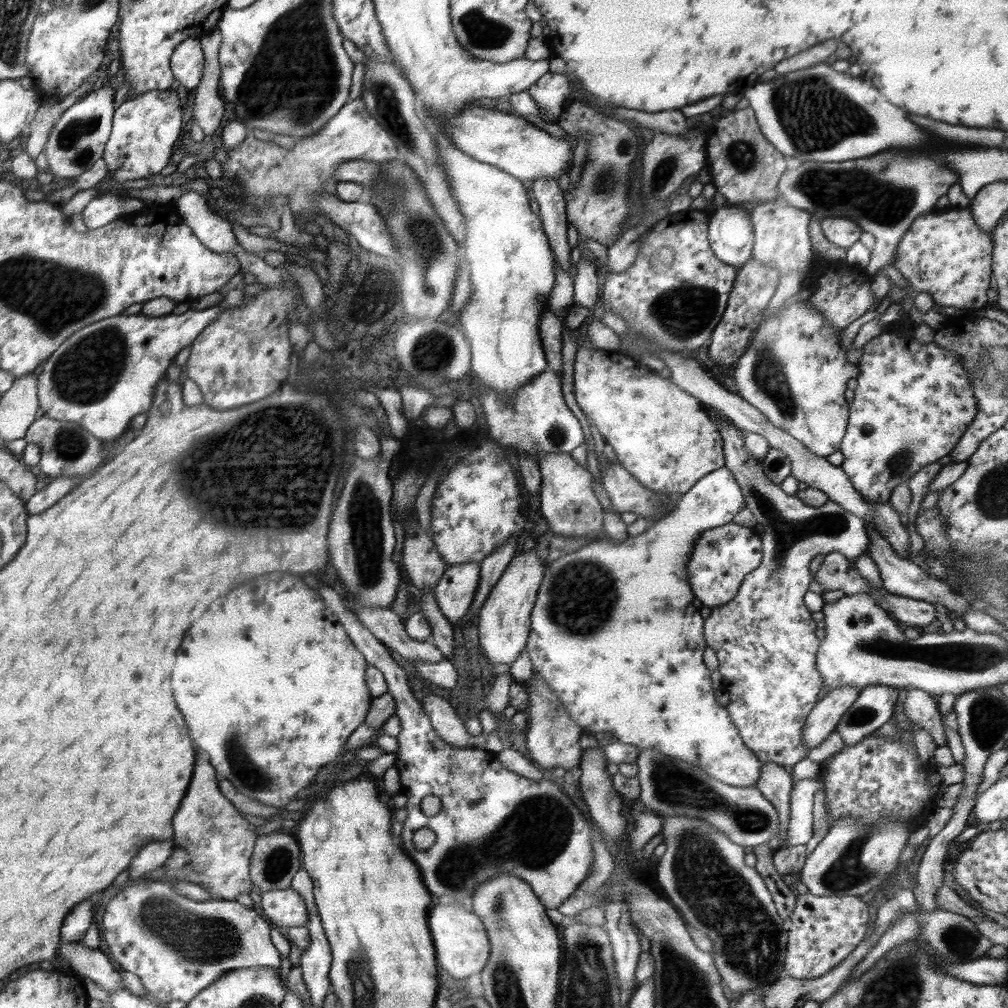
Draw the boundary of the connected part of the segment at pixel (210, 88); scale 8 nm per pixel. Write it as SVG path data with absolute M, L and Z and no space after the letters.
M218 25L210 34L200 38L204 51L204 70L198 86L194 88L194 110L191 120L202 128L205 136L214 134L220 126L224 114L226 100L220 96L220 62L218 47L222 44L222 36Z

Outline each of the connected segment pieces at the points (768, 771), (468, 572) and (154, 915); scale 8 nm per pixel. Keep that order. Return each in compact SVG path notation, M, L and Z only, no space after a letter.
M763 762L756 787L774 805L780 819L779 836L781 844L779 848L786 848L785 836L788 815L790 815L790 791L792 791L792 776L788 768L775 762Z
M480 562L460 563L444 570L436 583L435 599L440 612L452 626L457 626L470 610L480 583Z
M145 881L144 883L128 886L112 898L104 910L102 916L102 936L103 942L106 942L112 958L120 963L123 970L136 974L142 982L143 992L153 1001L169 1003L172 1000L182 1000L189 1003L192 998L207 986L212 985L212 982L221 978L224 974L235 969L248 969L255 967L267 967L274 971L280 970L281 956L274 943L271 940L271 930L273 924L269 922L263 915L257 914L254 909L247 908L237 901L214 901L208 900L205 902L195 902L181 896L175 892L174 882L172 881Z

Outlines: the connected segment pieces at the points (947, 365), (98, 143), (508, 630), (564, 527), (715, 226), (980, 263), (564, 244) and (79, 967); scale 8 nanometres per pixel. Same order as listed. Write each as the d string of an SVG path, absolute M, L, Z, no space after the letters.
M888 332L875 336L868 341L863 347L863 354L858 366L860 366L860 375L856 378L856 390L850 393L849 398L849 420L847 423L846 433L843 436L840 452L843 454L844 460L841 464L842 469L848 475L848 479L852 482L854 489L860 496L864 496L865 500L874 503L888 502L893 489L902 483L907 484L907 480L912 477L914 472L920 468L938 461L938 459L949 455L952 447L956 445L960 435L962 435L970 422L976 415L976 401L972 397L967 373L961 366L961 361L953 354L936 346L934 342L927 344L919 344L914 342L913 334L890 334Z
M116 79L108 87L91 89L60 115L44 147L49 174L52 174L56 181L80 176L86 170L90 170L94 162L103 156L106 141L112 132L112 121L116 110L114 96L119 85L120 81Z
M536 550L519 551L509 562L500 580L488 594L488 598L484 600L476 616L480 650L490 664L508 664L510 667L526 650L531 624L530 615L536 603L540 582L544 579L544 569L546 561L538 556Z
M540 451L539 454L538 464L542 478L539 491L540 508L549 525L549 533L578 537L594 532L596 533L596 538L592 538L592 540L602 539L598 536L598 533L604 531L604 528L602 528L602 521L604 521L602 513L604 512L593 490L592 473L586 467L582 467L580 463L576 462L571 453L556 454L554 452Z
M725 204L715 207L708 221L708 242L716 258L738 270L752 258L754 226L750 209Z
M951 207L940 214L934 214L931 209L916 216L896 248L896 260L892 265L916 292L930 294L936 306L977 312L990 305L987 292L993 271L992 257L991 235L976 226L969 207Z
M552 178L534 180L529 187L532 188L534 198L539 204L543 231L556 256L556 262L568 274L573 262L570 259L570 244L566 238L568 217L563 191L558 186L558 182Z
M70 941L60 945L59 952L62 961L69 964L74 973L89 978L109 994L114 989L124 987L121 977L115 972L108 956L99 948Z

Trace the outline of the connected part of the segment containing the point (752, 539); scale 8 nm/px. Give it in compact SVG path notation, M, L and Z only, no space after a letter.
M734 522L716 526L696 540L688 560L688 581L692 593L703 606L710 609L724 606L737 594L744 577L756 570L763 557L763 544L753 527L744 527Z

